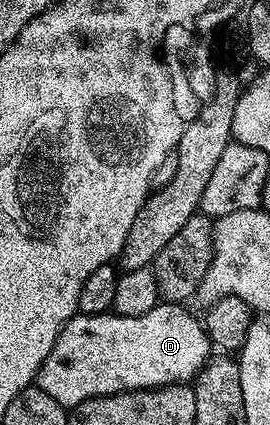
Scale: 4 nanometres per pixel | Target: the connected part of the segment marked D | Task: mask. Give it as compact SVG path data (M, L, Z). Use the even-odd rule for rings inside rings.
M161 301L150 312L135 318L115 312L107 314L76 313L62 328L50 356L36 373L35 385L46 396L54 396L65 408L75 408L91 398L121 394L127 390L153 390L155 386L188 384L204 369L214 347L208 340L201 319L188 311L184 304Z

